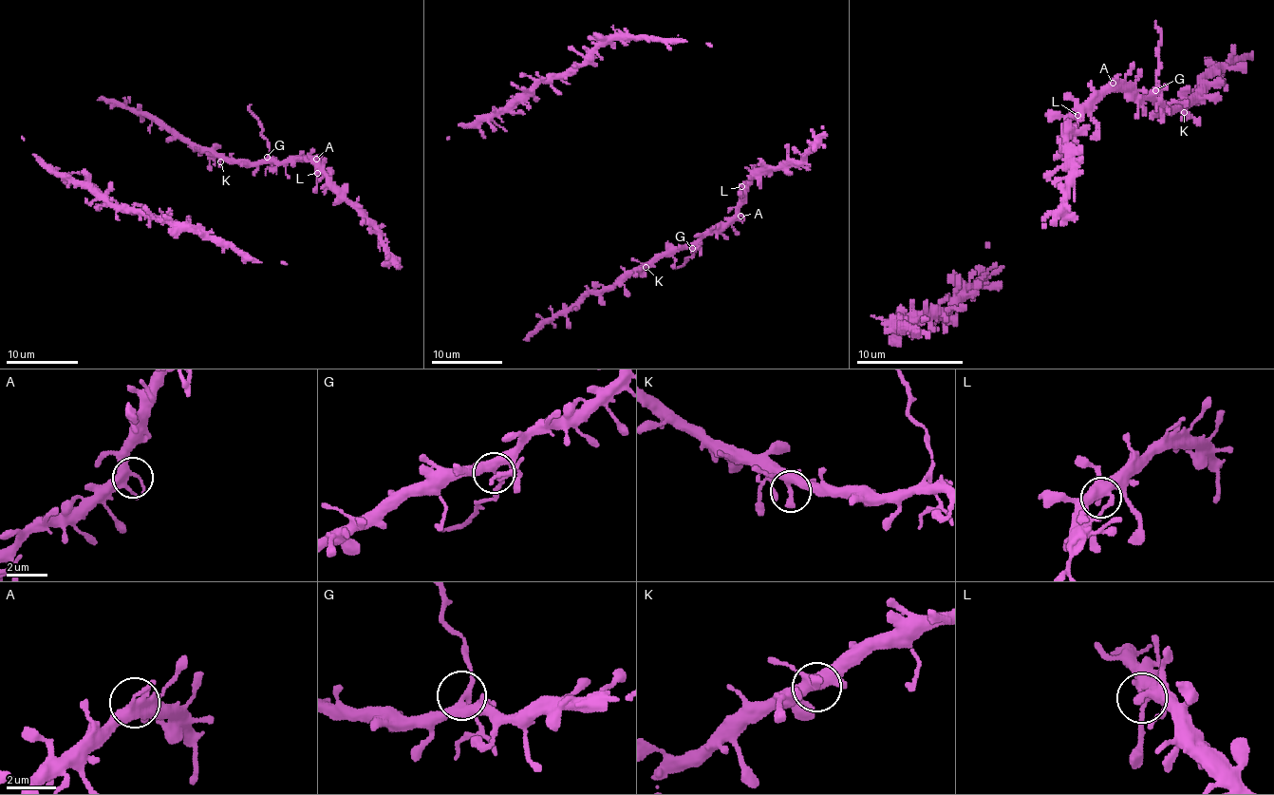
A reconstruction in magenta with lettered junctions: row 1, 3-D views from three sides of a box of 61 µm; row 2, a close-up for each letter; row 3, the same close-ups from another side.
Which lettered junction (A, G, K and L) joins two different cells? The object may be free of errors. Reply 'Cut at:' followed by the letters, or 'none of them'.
Cut at: G

